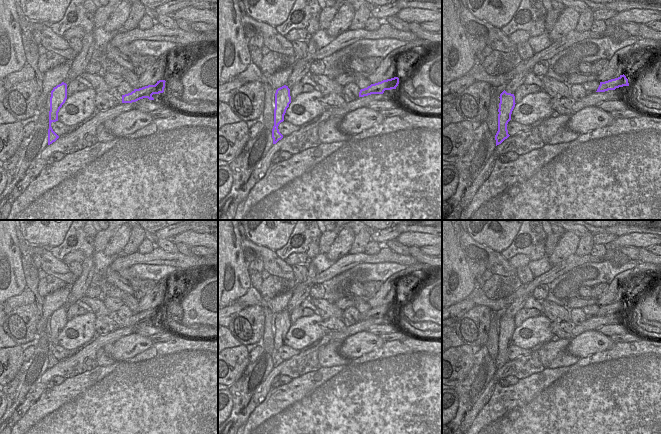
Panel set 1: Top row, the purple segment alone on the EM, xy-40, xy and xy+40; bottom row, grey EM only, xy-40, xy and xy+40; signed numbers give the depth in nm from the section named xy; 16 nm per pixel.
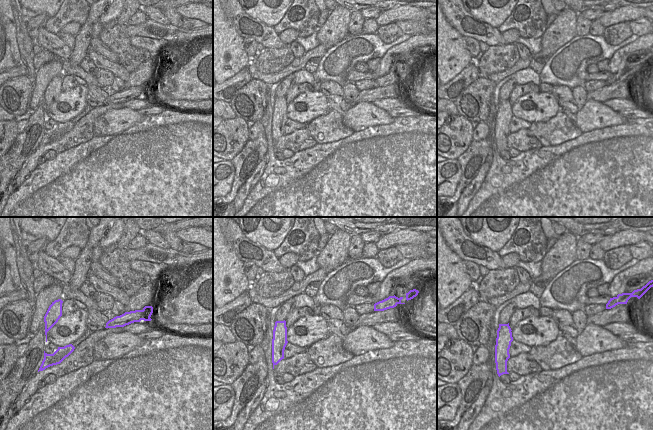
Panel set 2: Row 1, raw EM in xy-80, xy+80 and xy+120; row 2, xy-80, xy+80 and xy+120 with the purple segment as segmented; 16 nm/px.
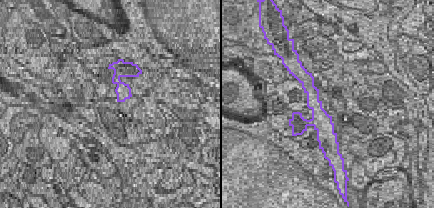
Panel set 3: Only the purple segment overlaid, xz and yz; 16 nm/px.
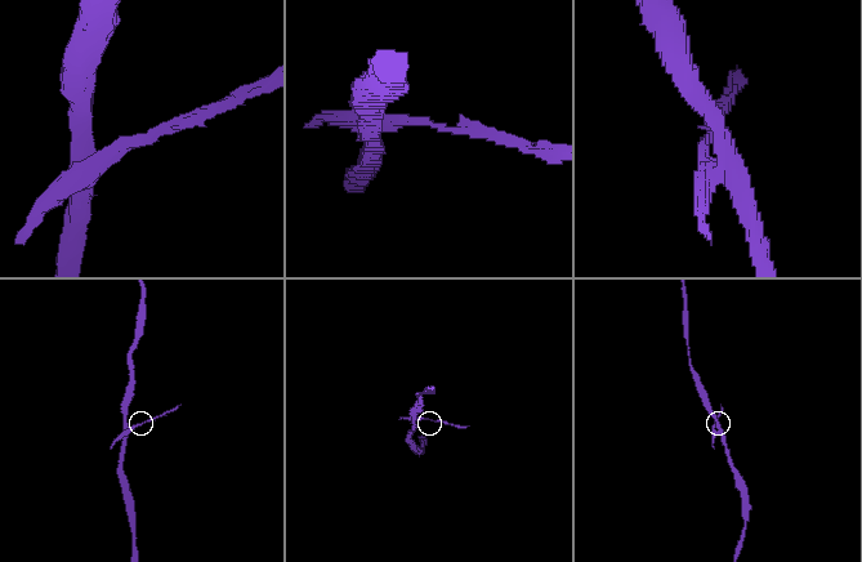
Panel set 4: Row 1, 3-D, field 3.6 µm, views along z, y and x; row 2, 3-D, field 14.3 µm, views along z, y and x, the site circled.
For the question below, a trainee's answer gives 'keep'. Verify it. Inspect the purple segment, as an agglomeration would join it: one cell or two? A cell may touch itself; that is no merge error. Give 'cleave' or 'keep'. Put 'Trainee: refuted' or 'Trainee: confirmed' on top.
Trainee: refuted
cleave

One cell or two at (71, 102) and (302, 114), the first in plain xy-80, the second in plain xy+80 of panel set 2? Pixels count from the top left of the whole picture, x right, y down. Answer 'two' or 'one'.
one

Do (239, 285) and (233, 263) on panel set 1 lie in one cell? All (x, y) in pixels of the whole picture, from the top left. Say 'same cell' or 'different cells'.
same cell

